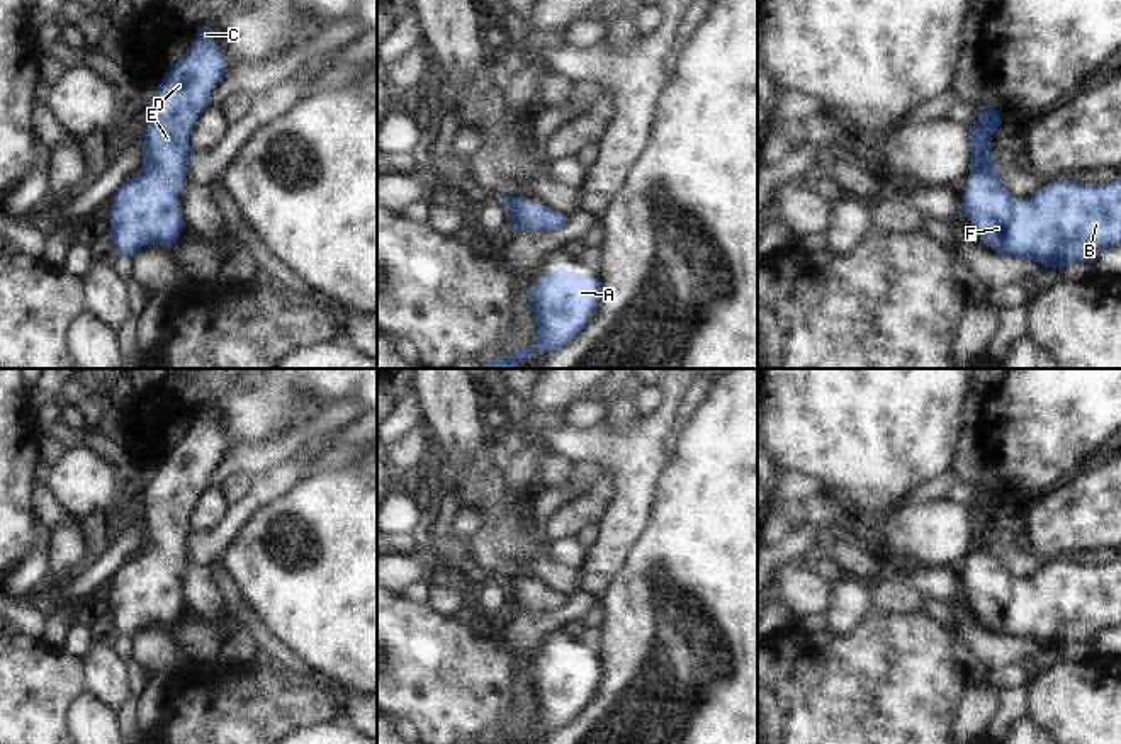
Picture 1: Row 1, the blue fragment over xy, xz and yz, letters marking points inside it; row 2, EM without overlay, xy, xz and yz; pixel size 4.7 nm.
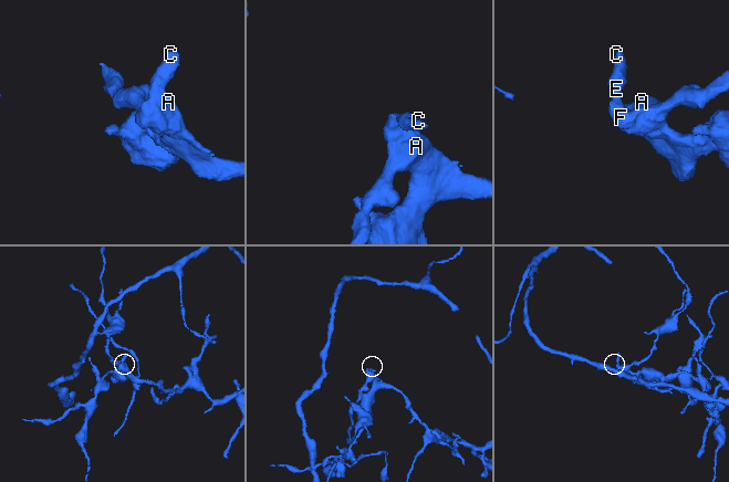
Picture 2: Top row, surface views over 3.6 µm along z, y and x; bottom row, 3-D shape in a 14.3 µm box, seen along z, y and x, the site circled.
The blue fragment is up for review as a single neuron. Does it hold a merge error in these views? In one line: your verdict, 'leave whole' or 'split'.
leave whole

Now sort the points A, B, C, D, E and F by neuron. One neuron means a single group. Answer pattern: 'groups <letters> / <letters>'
groups A B C D E F

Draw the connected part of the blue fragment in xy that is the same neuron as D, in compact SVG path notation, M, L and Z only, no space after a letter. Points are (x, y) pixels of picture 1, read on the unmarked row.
M202 406L182 440L165 452L143 494L141 552L112 576L110 618L119 635L151 623L172 628L187 606L177 572L187 559L189 516L224 447L214 409Z

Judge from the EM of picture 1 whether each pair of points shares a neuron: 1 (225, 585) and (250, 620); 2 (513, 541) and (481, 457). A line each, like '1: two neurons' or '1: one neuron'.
1: one neuron
2: one neuron

